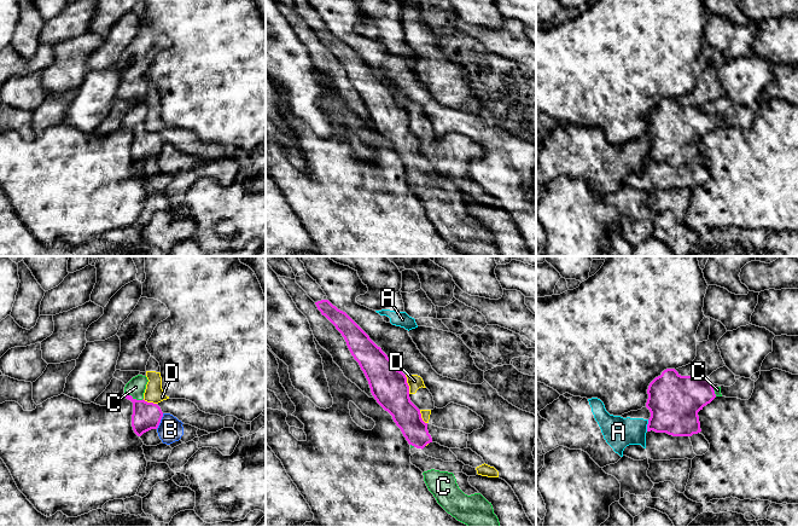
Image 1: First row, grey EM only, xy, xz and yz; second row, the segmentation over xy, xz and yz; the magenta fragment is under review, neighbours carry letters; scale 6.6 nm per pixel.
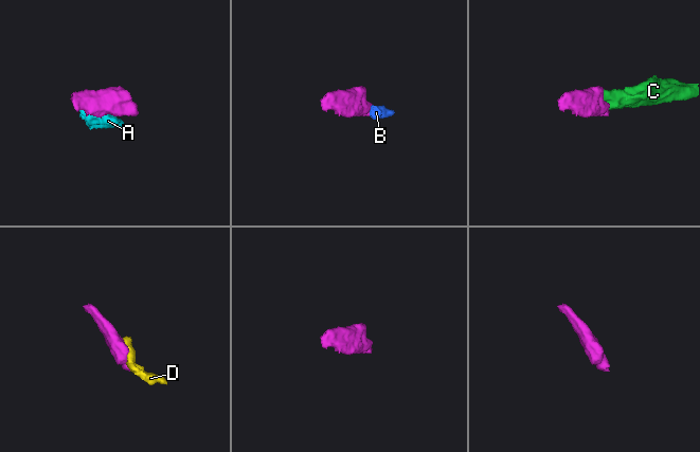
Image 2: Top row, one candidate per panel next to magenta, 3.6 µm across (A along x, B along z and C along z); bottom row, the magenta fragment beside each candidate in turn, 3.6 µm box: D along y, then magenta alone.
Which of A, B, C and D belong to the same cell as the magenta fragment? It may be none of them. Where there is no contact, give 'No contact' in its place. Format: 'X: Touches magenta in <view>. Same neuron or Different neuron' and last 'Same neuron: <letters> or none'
A: Touches magenta in yz. Different neuron
B: Touches magenta in xy. Different neuron
C: Touches magenta in xy. Same neuron
D: Touches magenta in xz. Different neuron
Same neuron: C

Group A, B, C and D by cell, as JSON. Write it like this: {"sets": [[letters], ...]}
{"sets": [["A", "B"], ["C"], ["D"]]}

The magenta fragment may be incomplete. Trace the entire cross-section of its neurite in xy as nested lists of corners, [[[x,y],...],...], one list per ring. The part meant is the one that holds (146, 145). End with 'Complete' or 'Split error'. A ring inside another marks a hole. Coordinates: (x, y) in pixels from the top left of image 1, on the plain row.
[[[138,104],[124,116],[123,127],[133,132],[132,156],[138,166],[151,158],[157,158],[163,146],[163,141],[157,133],[144,129],[147,111],[146,105]]]. Split error

